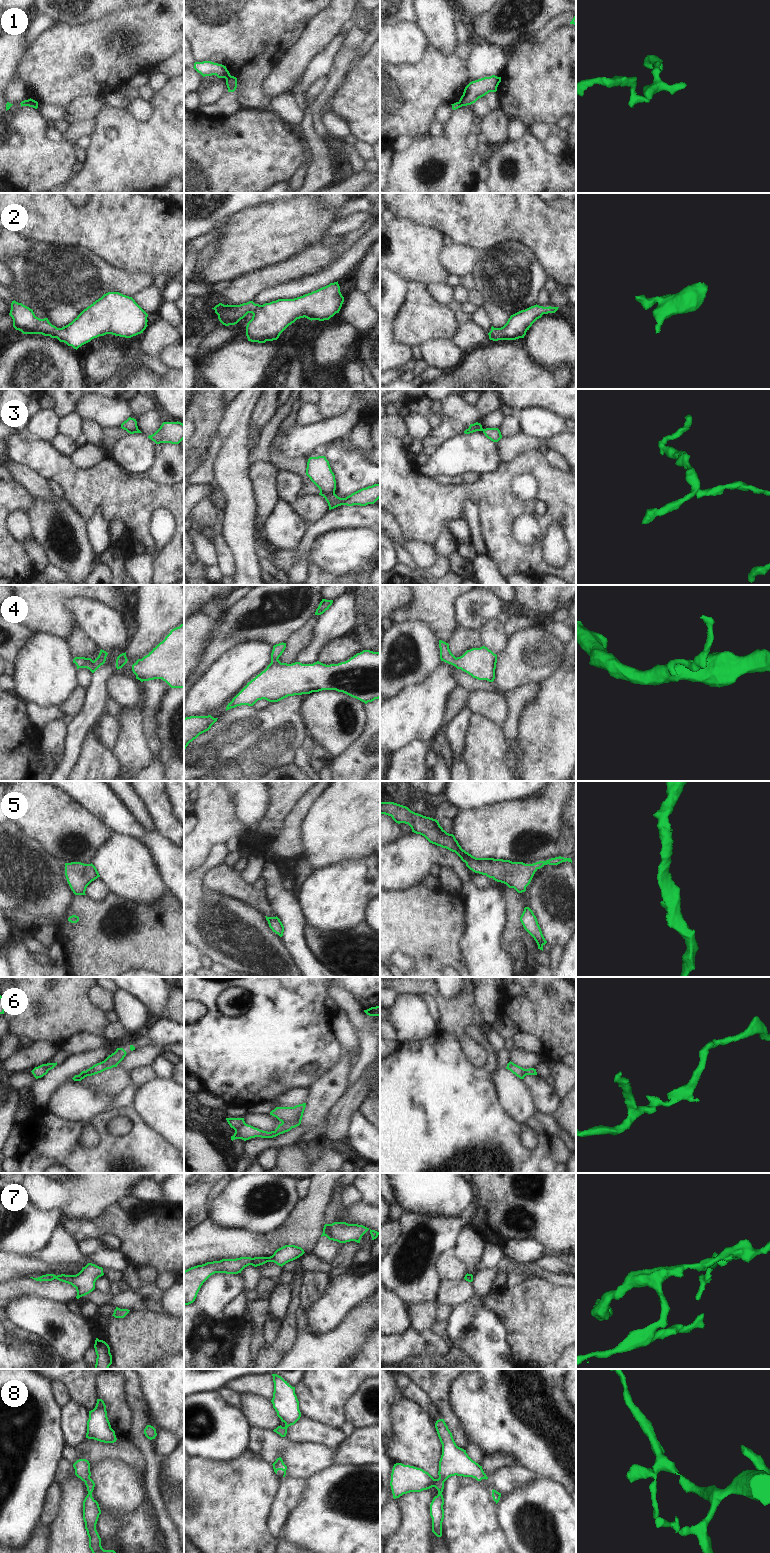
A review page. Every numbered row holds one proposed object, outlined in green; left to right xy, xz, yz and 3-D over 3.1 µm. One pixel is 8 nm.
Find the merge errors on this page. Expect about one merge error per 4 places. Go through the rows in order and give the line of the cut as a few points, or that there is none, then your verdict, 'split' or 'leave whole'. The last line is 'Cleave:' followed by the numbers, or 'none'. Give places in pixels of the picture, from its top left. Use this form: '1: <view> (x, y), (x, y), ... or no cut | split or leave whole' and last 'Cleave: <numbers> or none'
1: xz (230, 75), (225, 78) | split
2: no cut | leave whole
3: xz (334, 491), (325, 498) | split
4: no cut | leave whole
5: no cut | leave whole
6: no cut | leave whole
7: no cut | leave whole
8: no cut | leave whole
Cleave: 1, 3

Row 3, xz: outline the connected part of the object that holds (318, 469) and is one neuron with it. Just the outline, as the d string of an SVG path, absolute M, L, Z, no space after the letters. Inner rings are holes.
M325 456L310 457L307 462L306 475L319 488L319 495L324 498L335 492L335 475Z

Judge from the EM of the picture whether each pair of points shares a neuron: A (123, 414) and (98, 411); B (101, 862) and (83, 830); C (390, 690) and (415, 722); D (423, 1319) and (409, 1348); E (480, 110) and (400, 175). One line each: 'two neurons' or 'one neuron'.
A: one neuron
B: two neurons
C: two neurons
D: two neurons
E: two neurons

